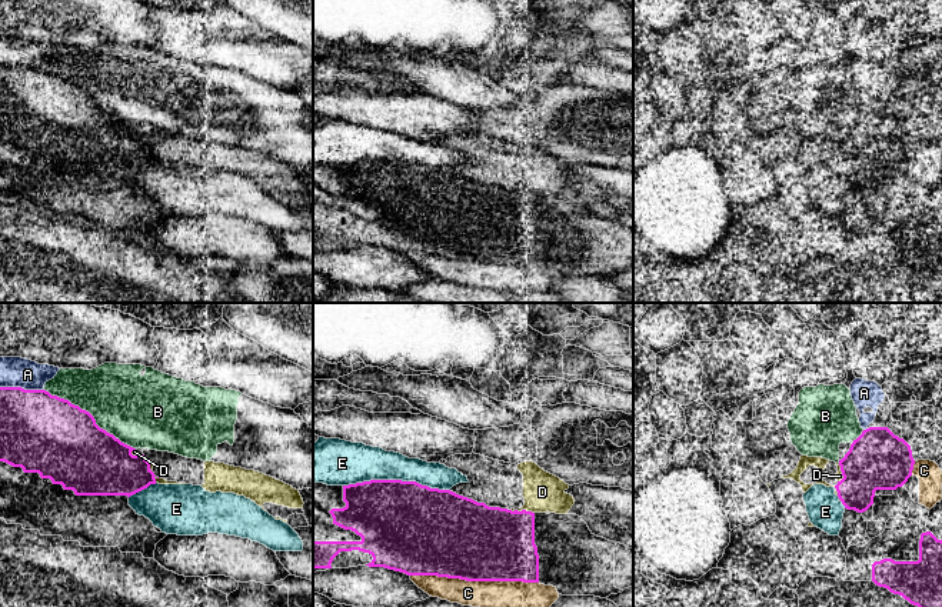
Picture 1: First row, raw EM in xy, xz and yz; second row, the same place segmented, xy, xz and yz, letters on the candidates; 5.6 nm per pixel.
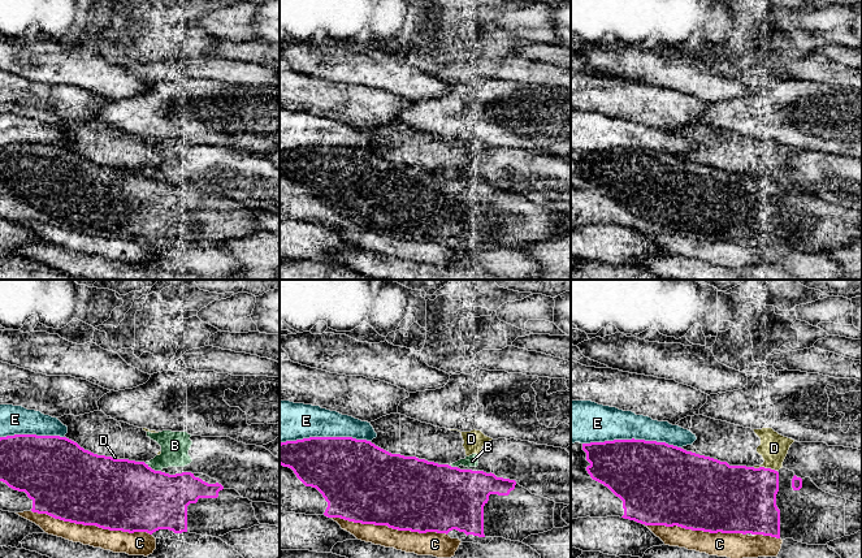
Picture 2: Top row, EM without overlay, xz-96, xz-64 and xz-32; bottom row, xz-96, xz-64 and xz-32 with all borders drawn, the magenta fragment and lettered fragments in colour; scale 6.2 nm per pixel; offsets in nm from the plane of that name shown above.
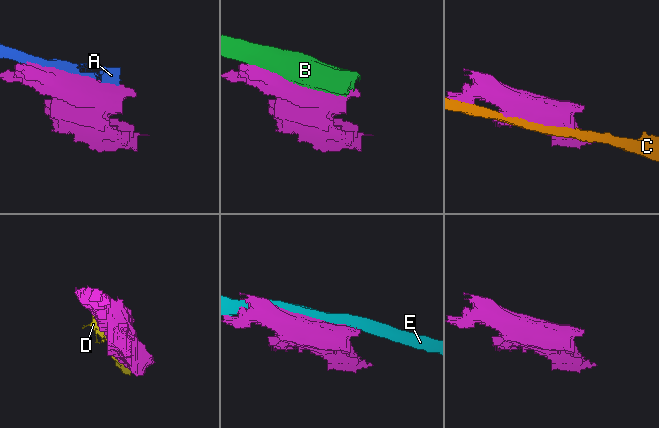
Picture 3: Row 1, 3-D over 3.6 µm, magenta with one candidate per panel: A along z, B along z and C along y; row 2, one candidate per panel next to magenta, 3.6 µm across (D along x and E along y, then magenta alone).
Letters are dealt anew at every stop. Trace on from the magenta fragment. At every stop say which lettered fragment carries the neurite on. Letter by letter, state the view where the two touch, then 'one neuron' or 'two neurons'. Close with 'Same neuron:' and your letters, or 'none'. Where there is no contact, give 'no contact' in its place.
A: contact in xy; two neurons
B: contact in xy; two neurons
C: contact in xz; two neurons
D: contact in xz; two neurons
E: contact in xz; two neurons
Same neuron: none

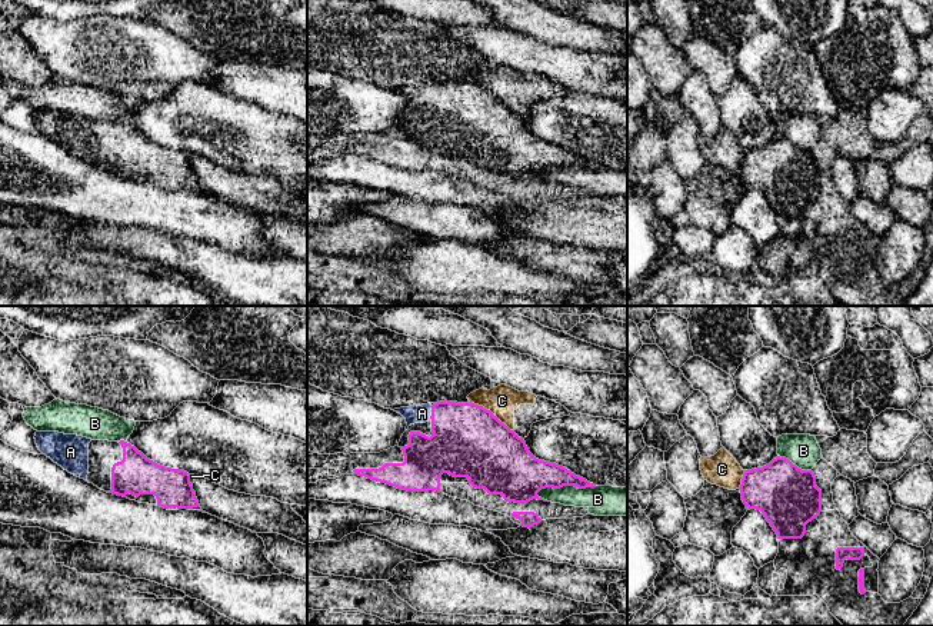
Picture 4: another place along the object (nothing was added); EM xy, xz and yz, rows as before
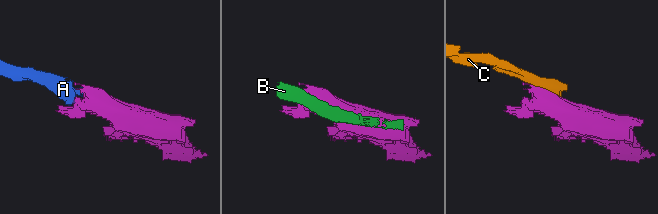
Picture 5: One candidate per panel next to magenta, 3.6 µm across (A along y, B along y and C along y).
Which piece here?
A: contact in xz; one neuron
B: contact in xz; two neurons
C: contact in xz; two neurons
Same neuron: A

